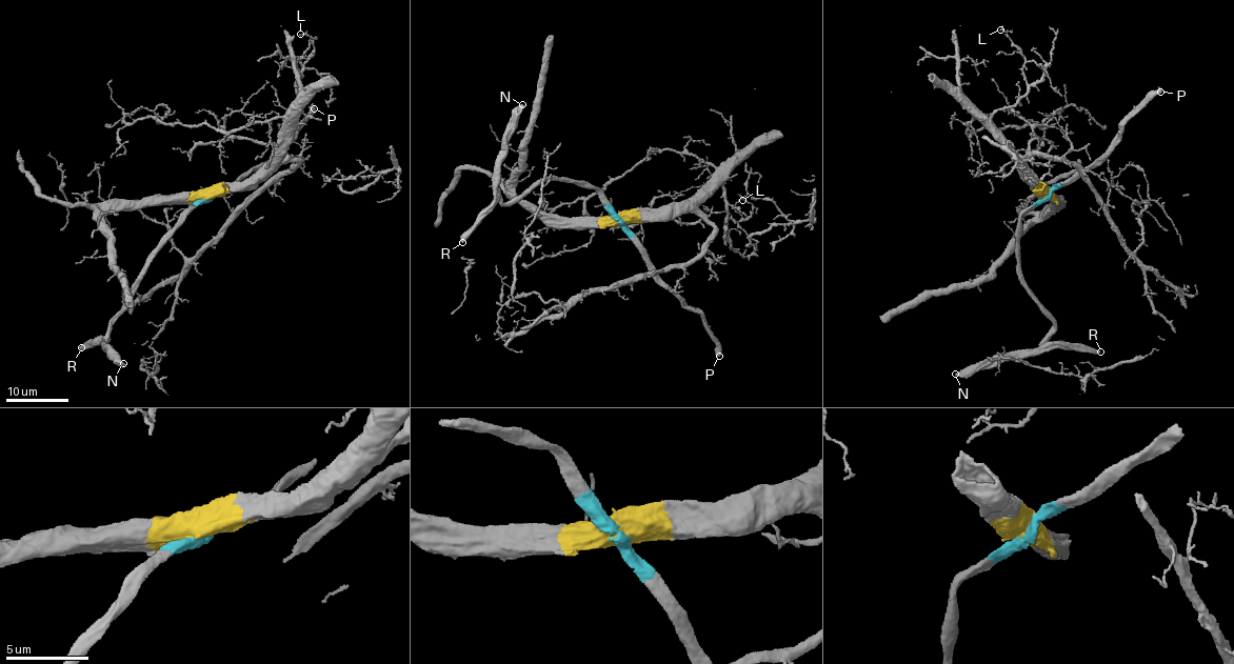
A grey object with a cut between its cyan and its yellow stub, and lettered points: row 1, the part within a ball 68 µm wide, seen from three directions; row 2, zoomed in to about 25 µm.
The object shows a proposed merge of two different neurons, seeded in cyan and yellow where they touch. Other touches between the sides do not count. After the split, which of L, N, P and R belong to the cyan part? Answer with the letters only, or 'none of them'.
N, P, R

